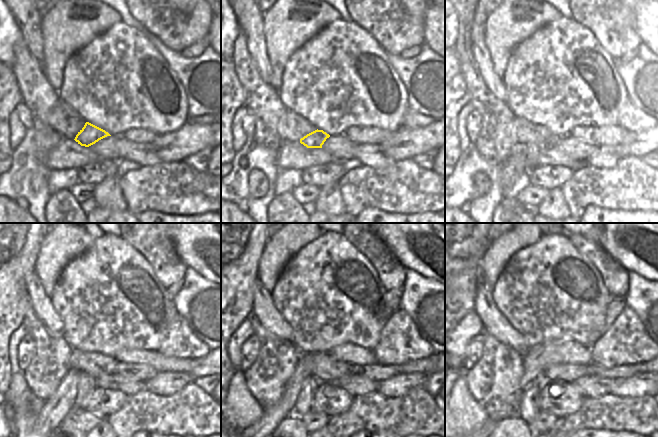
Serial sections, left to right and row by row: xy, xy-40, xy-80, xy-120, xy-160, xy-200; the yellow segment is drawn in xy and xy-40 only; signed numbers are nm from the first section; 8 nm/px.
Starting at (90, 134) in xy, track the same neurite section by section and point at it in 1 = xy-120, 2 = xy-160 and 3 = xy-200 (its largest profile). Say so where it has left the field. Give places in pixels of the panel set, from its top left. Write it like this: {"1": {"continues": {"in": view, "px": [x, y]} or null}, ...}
{"1": {"continues": {"in": "xy-120", "px": [86, 384]}}, "2": {"continues": {"in": "xy-160", "px": [303, 405]}}, "3": {"continues": {"in": "xy-200", "px": [530, 405]}}}

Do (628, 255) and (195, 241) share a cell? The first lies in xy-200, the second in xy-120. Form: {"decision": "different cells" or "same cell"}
{"decision": "same cell"}

